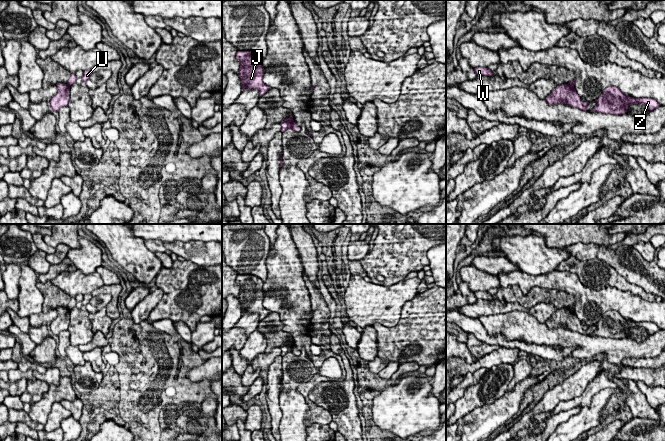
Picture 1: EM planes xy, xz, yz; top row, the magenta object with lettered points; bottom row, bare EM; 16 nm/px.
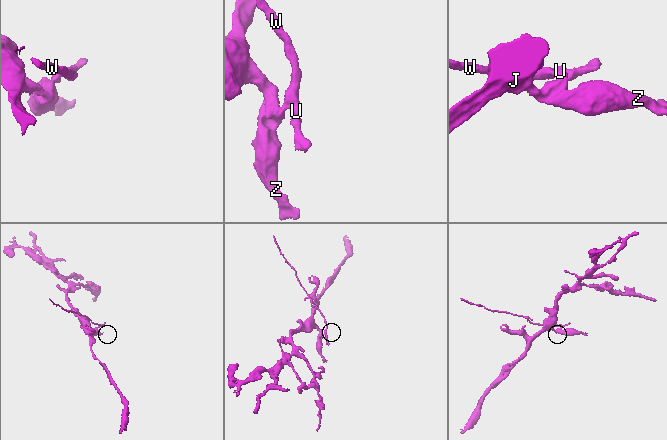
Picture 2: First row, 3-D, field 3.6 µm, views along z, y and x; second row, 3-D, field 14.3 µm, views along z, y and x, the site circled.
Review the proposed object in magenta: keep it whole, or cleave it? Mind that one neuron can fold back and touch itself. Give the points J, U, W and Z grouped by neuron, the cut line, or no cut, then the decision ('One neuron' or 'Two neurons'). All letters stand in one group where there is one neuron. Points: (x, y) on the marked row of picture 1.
Groups: J Z / U W. Split along xz (293, 120), (290, 128). Two neurons

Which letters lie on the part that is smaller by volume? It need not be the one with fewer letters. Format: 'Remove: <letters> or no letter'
Remove: U, W

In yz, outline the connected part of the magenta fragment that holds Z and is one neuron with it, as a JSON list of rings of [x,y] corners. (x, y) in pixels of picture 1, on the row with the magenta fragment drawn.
[[[609,86],[595,101],[597,106],[590,112],[601,112],[604,114],[620,115],[627,112],[631,104],[641,103],[648,107],[650,111],[658,108],[660,104],[651,98],[634,98],[624,94],[618,87]]]

